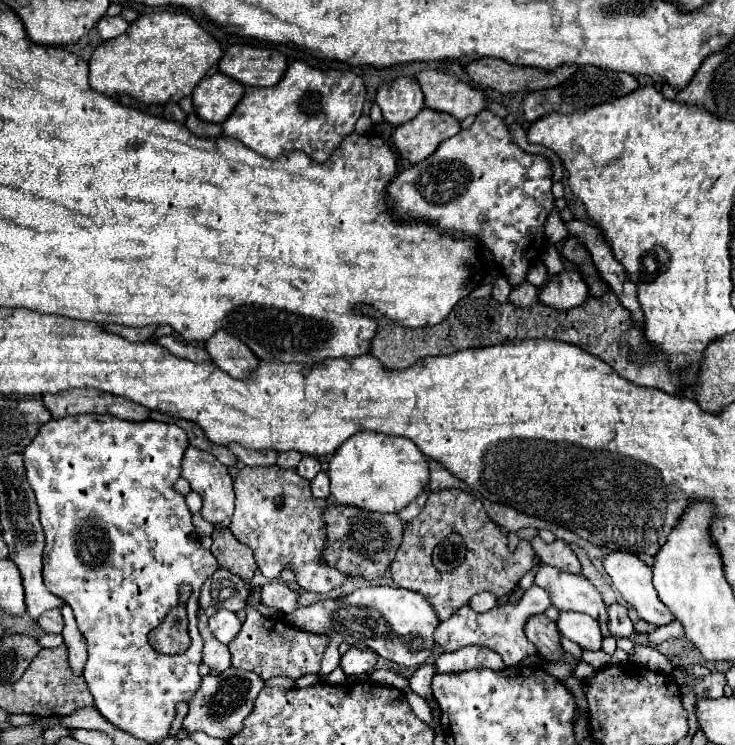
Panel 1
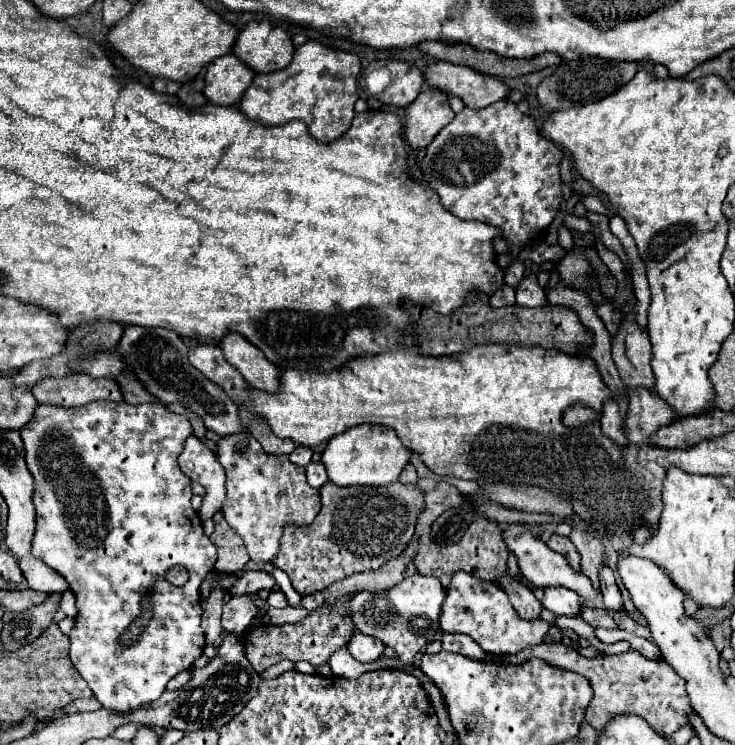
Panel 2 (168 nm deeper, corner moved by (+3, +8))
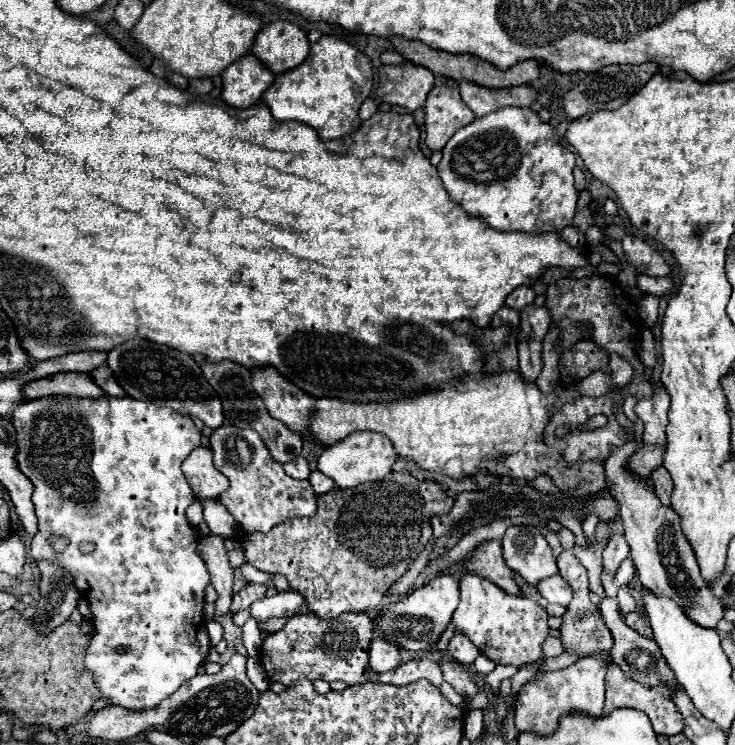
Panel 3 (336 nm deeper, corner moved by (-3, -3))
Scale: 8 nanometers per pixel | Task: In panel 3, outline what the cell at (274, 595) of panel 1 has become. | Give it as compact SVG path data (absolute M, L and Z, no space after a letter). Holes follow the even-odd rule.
M249 583L245 585L239 593L233 595L233 603L231 603L231 613L235 611L241 611L241 609L249 609L249 605L261 597L265 597L265 591L267 591L267 585L255 585L255 583Z

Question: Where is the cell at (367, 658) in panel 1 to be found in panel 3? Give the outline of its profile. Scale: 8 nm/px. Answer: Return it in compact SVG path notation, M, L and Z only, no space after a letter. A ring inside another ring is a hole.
M373 637L369 645L369 665L375 673L391 671L401 665L401 655L393 643L387 643L379 637Z

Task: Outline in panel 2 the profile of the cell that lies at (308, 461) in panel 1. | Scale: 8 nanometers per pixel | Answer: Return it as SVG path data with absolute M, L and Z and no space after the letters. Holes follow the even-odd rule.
M297 446L291 454L289 454L289 460L297 466L307 466L311 462L311 450L305 448L305 446Z

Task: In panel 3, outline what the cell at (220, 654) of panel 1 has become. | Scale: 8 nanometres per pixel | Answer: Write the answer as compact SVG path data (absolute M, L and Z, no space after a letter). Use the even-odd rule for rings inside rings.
M209 535L199 543L199 551L207 563L211 583L219 595L215 601L215 615L227 615L233 595L233 569L227 559L227 551L223 547L223 539L217 535Z

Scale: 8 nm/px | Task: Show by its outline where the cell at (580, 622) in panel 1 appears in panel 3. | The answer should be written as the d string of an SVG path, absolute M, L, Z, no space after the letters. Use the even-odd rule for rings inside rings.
M555 575L555 577L541 581L537 585L537 589L549 603L557 603L557 605L563 605L563 607L567 607L573 599L573 591L561 575Z

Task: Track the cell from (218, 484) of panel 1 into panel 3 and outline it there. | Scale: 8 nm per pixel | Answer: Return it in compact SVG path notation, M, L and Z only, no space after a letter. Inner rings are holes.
M197 447L183 461L183 473L197 499L217 499L227 491L227 477L215 469L213 453L207 447Z

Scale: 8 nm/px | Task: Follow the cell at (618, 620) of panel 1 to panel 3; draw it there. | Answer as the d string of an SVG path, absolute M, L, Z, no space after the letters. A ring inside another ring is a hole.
M613 535L603 551L603 567L609 575L615 575L621 561L625 561L629 557L629 547L623 535Z

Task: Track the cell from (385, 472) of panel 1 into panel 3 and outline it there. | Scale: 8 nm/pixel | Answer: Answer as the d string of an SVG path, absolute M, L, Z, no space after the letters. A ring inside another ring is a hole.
M353 433L333 445L329 445L319 457L319 471L331 477L341 489L353 489L361 483L375 483L393 471L397 453L393 443L381 433Z

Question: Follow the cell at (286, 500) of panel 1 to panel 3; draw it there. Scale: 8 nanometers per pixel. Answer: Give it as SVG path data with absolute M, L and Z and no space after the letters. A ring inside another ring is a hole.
M223 425L211 435L211 451L215 455L215 467L229 479L231 487L219 495L219 501L227 507L227 511L235 517L237 527L243 533L267 533L281 521L289 517L315 517L317 515L317 495L309 481L299 481L289 475L285 475L283 465L273 461L269 455L265 443L259 439L259 435L253 429L239 429L233 425Z

